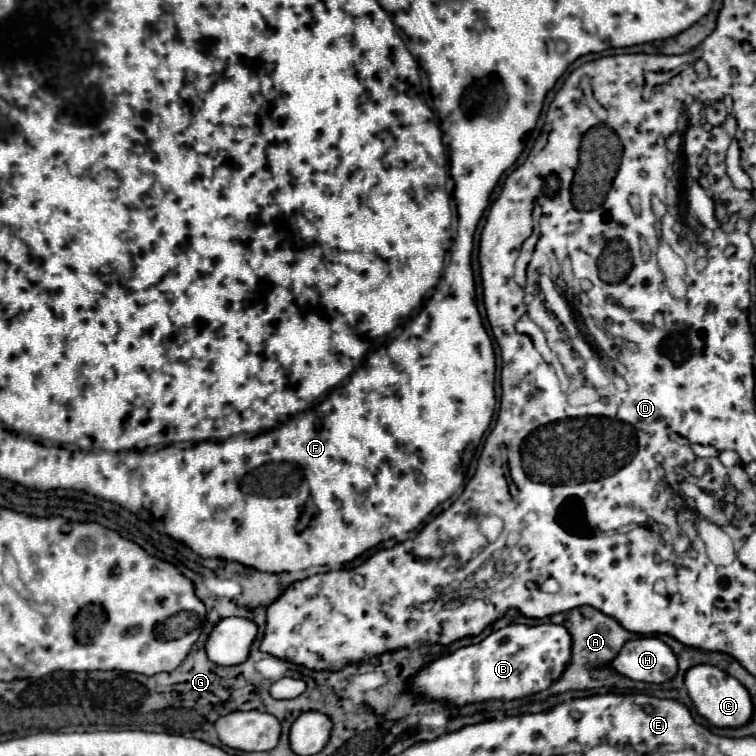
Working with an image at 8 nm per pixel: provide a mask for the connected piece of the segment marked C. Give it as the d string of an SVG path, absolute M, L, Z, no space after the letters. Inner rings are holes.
M693 665L691 669L687 669L685 687L697 713L715 727L741 727L751 719L753 705L747 689L743 689L743 685L735 681L735 677L713 665Z

